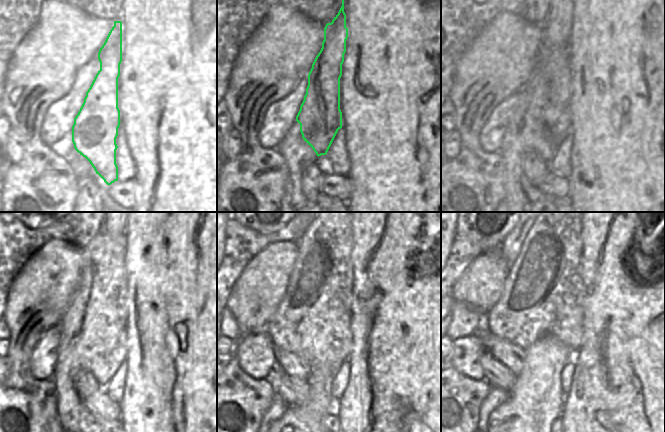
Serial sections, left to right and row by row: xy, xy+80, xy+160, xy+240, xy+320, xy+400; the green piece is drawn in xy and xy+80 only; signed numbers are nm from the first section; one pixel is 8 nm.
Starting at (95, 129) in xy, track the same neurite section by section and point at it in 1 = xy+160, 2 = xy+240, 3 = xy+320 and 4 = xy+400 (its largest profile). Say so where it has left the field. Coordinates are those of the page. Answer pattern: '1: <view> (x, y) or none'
1: xy+160 (557, 29)
2: xy+240 (113, 232)
3: none
4: none

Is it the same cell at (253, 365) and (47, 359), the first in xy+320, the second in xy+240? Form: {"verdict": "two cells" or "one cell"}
{"verdict": "one cell"}

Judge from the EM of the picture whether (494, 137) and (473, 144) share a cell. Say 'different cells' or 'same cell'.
different cells

